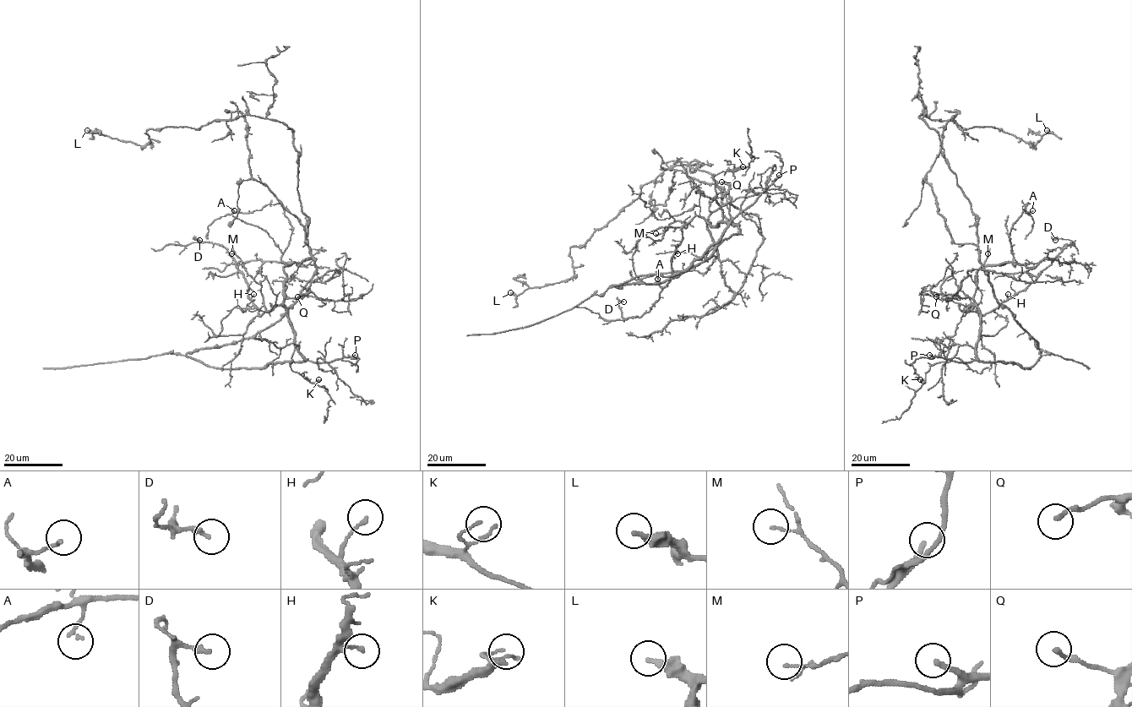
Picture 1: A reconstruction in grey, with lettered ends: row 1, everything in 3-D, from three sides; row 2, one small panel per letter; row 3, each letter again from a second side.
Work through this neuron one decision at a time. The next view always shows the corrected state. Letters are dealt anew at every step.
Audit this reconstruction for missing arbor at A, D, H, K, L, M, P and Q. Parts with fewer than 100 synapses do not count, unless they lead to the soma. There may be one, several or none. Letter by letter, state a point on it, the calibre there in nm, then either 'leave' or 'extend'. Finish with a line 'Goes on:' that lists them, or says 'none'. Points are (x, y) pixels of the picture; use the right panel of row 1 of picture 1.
A: place (1032, 210); calibre 130 nm; leave
D: place (1055, 240); calibre 180 nm; leave
H: place (1008, 294); calibre 150 nm; leave
K: place (920, 379); calibre 90 nm; leave
L: place (1047, 130); calibre 240 nm; leave
M: place (987, 253); calibre 100 nm; leave
P: place (929, 355); calibre 200 nm; extend
Q: place (936, 296); calibre 190 nm; leave
Goes on: P

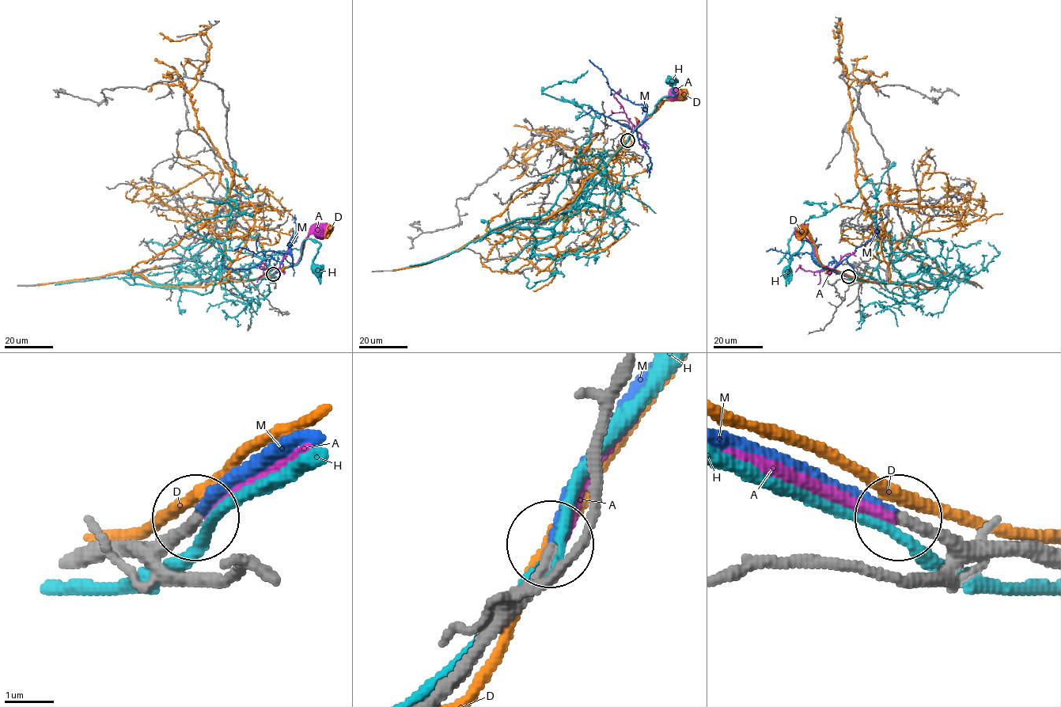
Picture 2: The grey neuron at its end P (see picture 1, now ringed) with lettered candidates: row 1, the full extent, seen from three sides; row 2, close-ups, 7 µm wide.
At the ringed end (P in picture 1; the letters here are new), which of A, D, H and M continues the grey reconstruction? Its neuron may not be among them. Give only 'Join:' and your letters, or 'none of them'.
Join: M

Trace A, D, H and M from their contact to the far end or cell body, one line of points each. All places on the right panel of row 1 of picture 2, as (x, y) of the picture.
A: (848, 276), (824, 266), (817, 259), (813, 245), (799, 234)
D: (848, 275), (820, 263), (808, 225), (805, 231)
H: (848, 277), (823, 267), (815, 260), (812, 245), (805, 240), (786, 268)
M: (848, 276), (820, 266), (808, 252), (793, 255), (770, 248), (766, 251)

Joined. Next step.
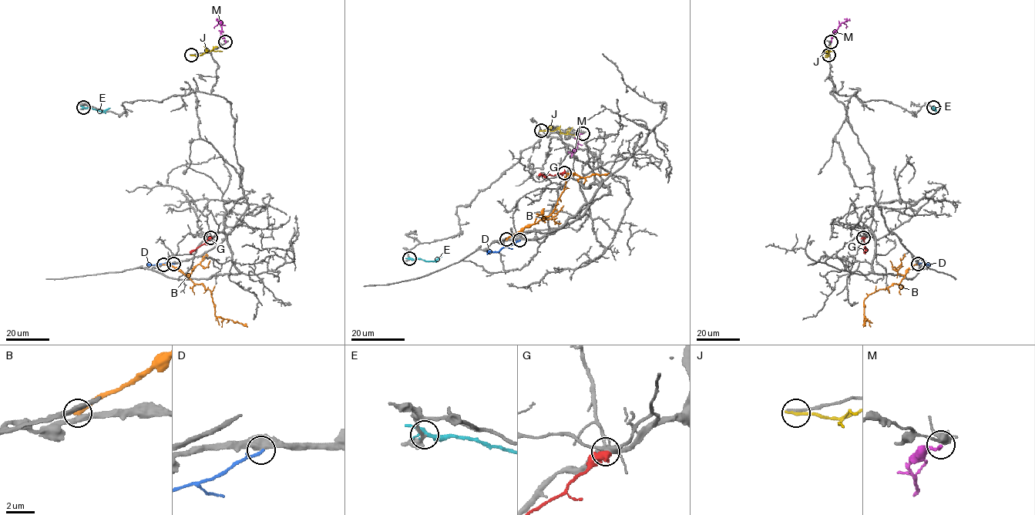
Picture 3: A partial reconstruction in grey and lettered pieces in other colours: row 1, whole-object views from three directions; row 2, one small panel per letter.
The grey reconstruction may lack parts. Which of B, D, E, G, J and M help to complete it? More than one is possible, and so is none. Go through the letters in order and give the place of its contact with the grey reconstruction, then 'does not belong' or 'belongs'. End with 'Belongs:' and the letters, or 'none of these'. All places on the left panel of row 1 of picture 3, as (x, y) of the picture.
B: meets grey at (163, 264); does not belong
D: meets grey at (173, 264); does not belong
E: meets grey at (83, 107); does not belong
G: meets grey at (210, 237); does not belong
J: meets grey at (191, 55); does not belong
M: meets grey at (225, 42); does not belong
Belongs: none of these

